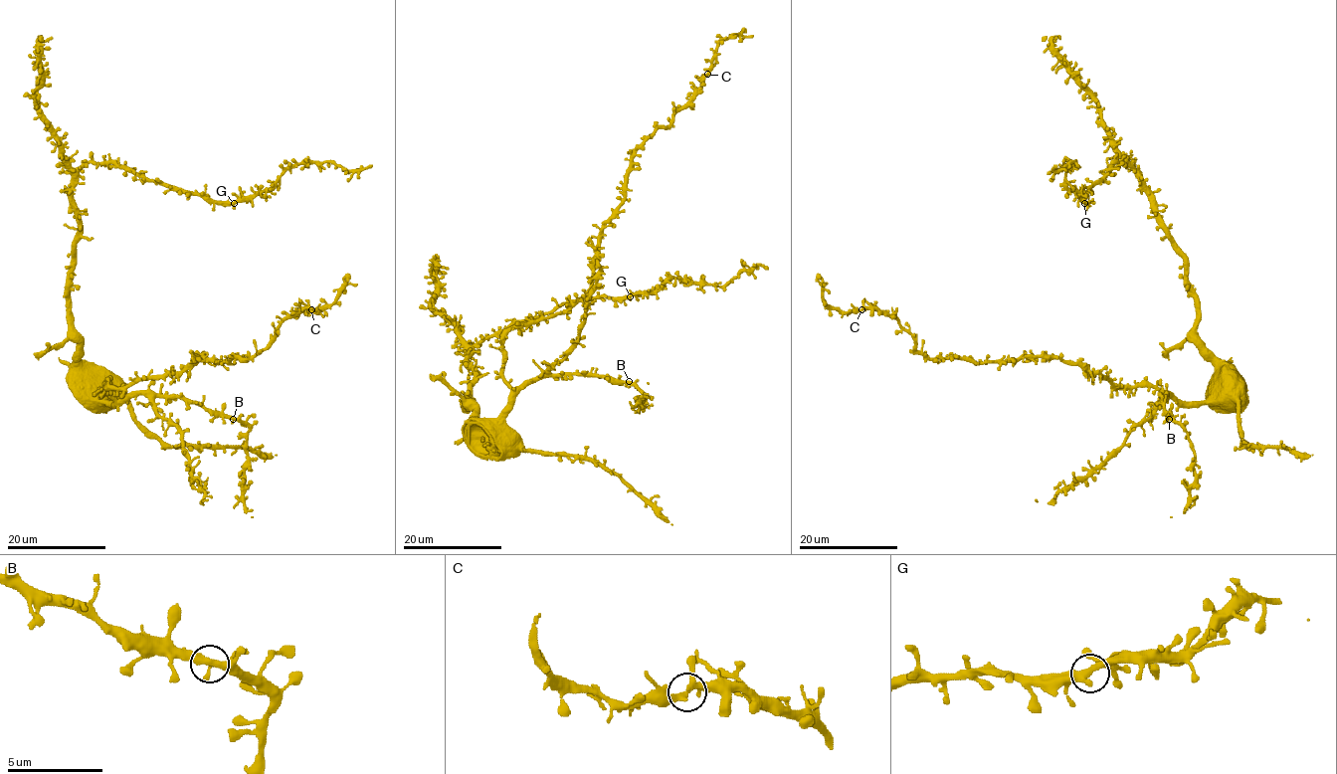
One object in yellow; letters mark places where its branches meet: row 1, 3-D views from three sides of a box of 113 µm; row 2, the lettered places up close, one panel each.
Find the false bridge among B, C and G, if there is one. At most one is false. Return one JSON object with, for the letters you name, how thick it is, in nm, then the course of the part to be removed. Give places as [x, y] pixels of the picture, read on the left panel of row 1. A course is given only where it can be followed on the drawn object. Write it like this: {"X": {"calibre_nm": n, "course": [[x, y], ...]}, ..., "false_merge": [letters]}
{"false_merge": []}

